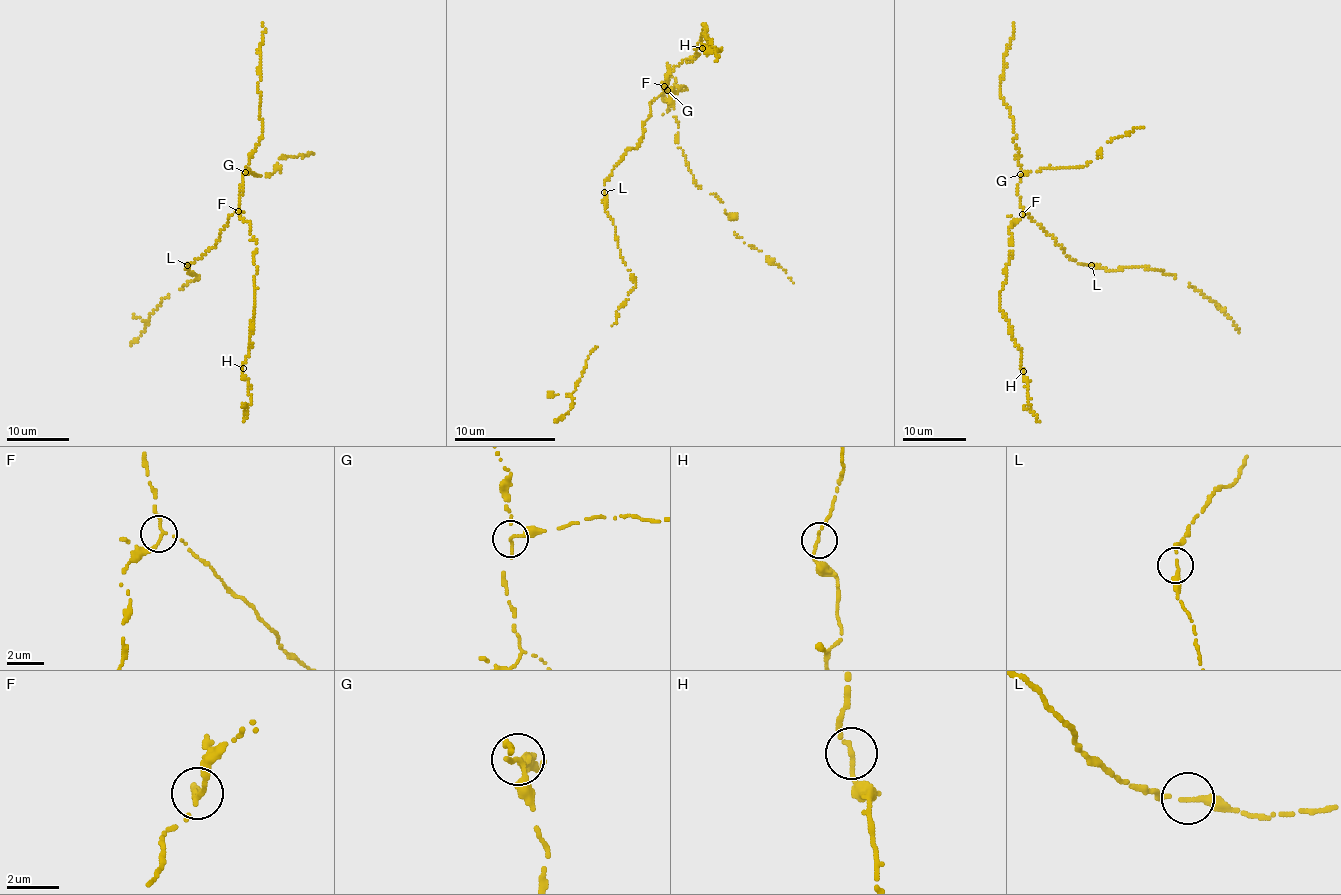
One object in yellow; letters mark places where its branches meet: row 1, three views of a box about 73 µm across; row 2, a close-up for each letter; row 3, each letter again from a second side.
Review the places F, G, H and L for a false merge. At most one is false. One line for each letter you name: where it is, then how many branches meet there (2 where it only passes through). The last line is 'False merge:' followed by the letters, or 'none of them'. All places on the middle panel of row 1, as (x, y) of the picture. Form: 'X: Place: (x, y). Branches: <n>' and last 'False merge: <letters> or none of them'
G: Place: (667, 90). Branches: 2
False merge: G

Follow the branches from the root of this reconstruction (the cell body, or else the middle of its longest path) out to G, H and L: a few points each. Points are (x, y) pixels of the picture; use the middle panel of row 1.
G: (651, 114), (649, 103), (664, 91), (663, 83), (663, 89), (667, 91)
H: (651, 114), (649, 103), (664, 91), (668, 74), (698, 53), (705, 23), (709, 50), (702, 48)
L: (651, 114), (642, 127), (639, 144), (626, 152), (612, 170), (604, 192)

